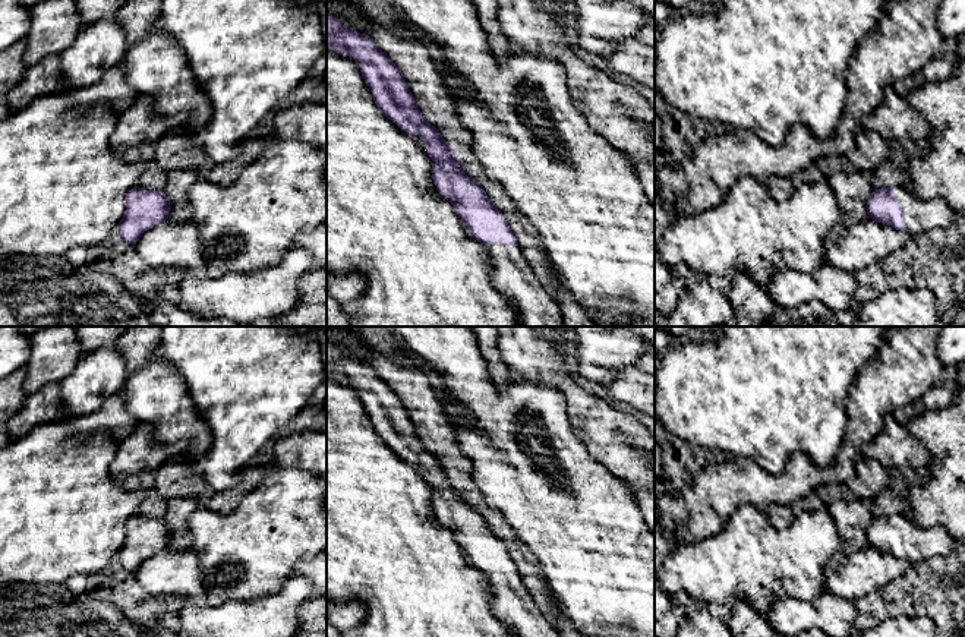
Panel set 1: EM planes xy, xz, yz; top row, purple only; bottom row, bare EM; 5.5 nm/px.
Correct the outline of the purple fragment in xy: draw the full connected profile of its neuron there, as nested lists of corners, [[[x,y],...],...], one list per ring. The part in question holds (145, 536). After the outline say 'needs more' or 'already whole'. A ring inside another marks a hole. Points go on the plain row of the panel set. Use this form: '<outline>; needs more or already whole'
[[[138,514],[130,517],[126,523],[126,539],[117,554],[120,565],[129,573],[136,573],[146,558],[168,548],[170,536],[164,518]]]; already whole

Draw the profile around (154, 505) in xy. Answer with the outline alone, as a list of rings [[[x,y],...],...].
[[[148,488],[145,499],[139,505],[138,515],[146,518],[163,518],[167,513],[168,499],[158,495],[154,489]]]

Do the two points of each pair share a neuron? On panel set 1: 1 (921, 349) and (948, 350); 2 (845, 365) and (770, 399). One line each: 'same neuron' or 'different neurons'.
1: different neurons
2: same neuron

